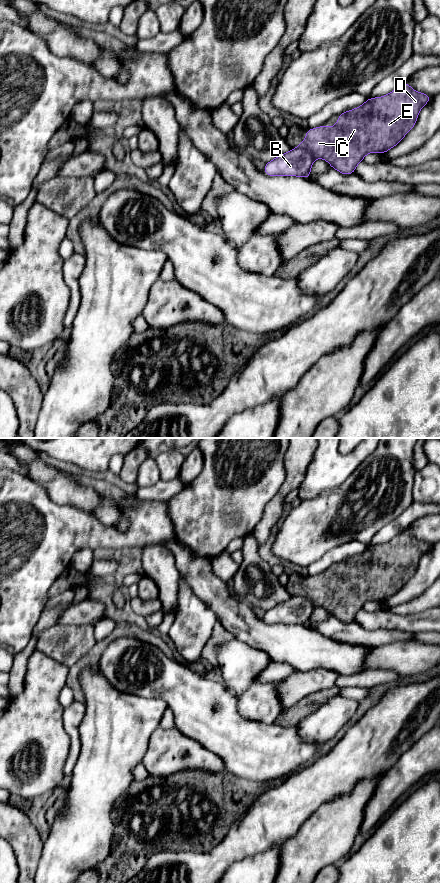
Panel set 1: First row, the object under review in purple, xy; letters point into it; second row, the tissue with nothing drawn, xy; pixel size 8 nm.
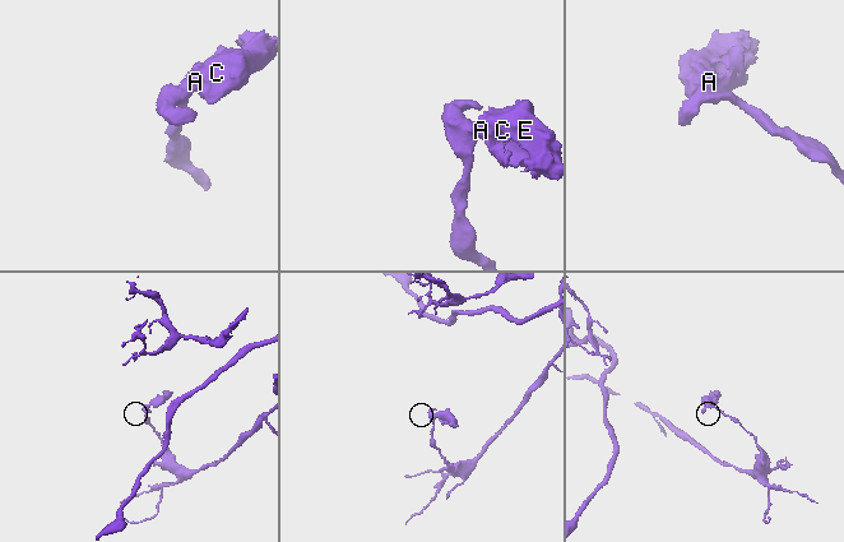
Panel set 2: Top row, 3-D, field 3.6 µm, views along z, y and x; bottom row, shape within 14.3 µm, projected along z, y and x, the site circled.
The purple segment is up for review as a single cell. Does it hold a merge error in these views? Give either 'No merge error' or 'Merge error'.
Merge error

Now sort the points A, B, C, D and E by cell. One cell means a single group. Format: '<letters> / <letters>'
A C D E / B

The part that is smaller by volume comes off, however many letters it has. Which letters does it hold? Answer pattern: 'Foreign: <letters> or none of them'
Foreign: A, C, D, E

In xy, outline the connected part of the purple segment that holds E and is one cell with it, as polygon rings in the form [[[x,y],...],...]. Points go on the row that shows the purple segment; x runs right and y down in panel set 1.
[[[404,82],[390,94],[368,98],[362,106],[340,114],[338,123],[332,128],[320,126],[309,129],[305,133],[306,140],[300,142],[298,147],[309,150],[314,159],[327,160],[331,168],[350,175],[366,154],[378,152],[382,155],[397,145],[414,127],[419,111],[430,100],[430,95],[416,92]]]

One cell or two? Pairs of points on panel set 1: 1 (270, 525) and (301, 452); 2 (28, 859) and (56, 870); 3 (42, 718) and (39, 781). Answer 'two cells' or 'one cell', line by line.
1: one cell
2: two cells
3: one cell

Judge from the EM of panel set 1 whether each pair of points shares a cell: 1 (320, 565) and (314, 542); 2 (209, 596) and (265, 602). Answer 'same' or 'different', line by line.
1: different
2: different

